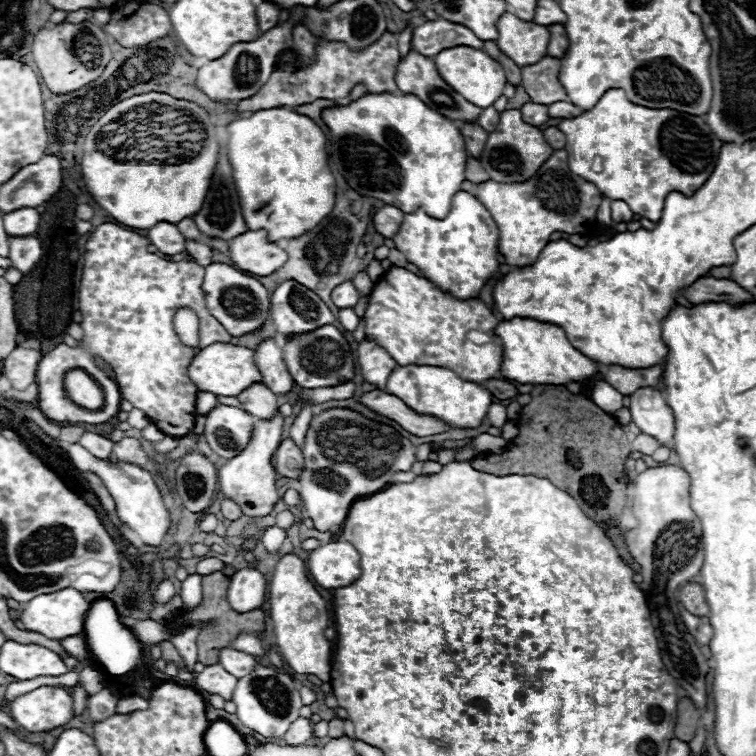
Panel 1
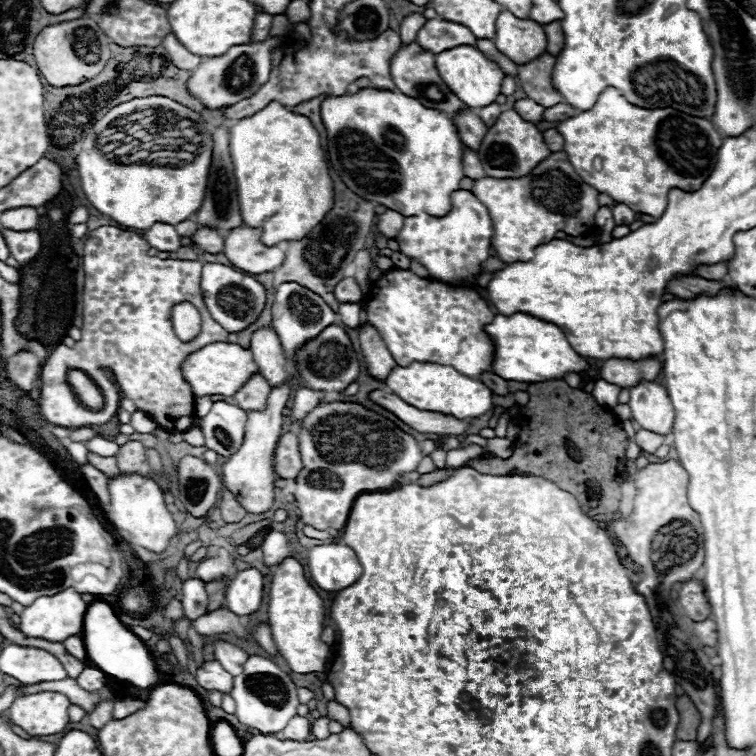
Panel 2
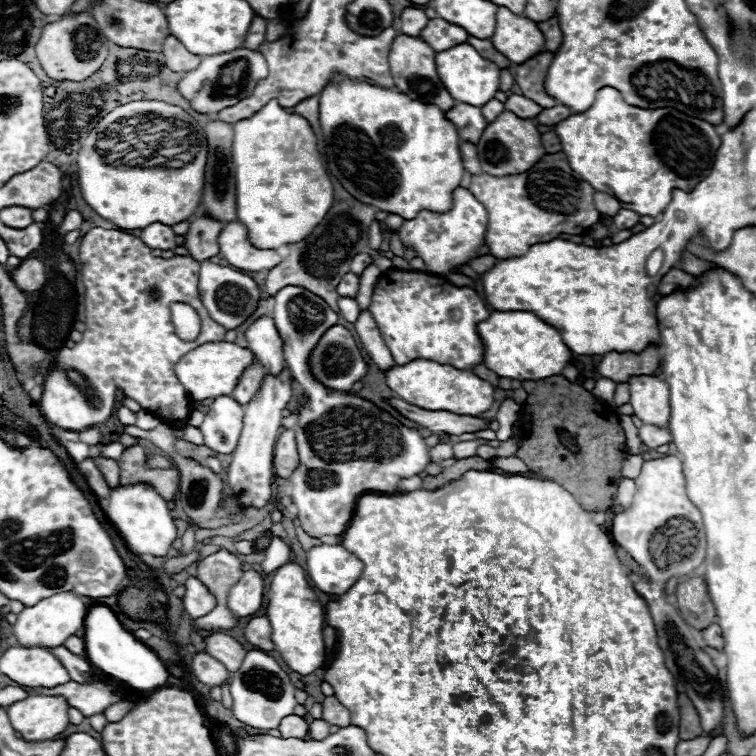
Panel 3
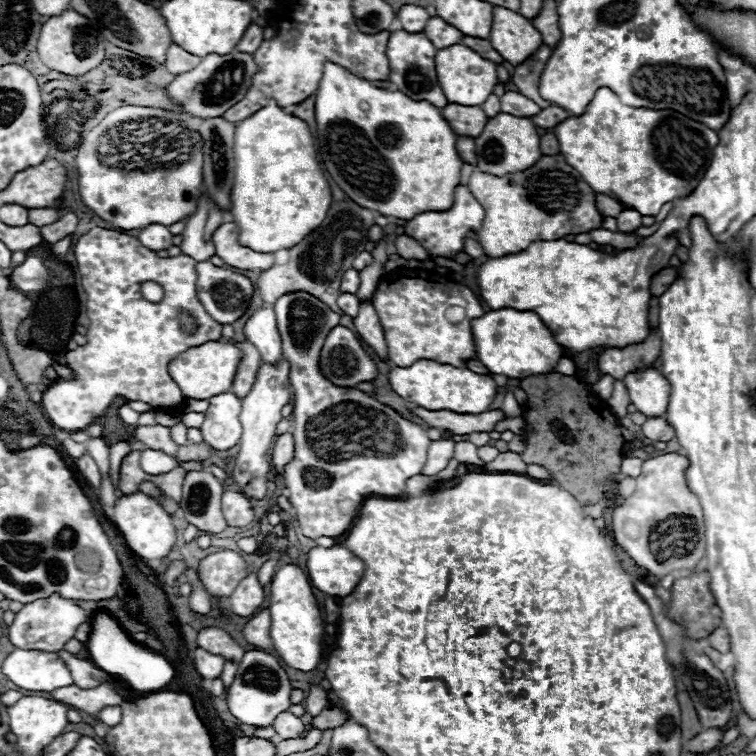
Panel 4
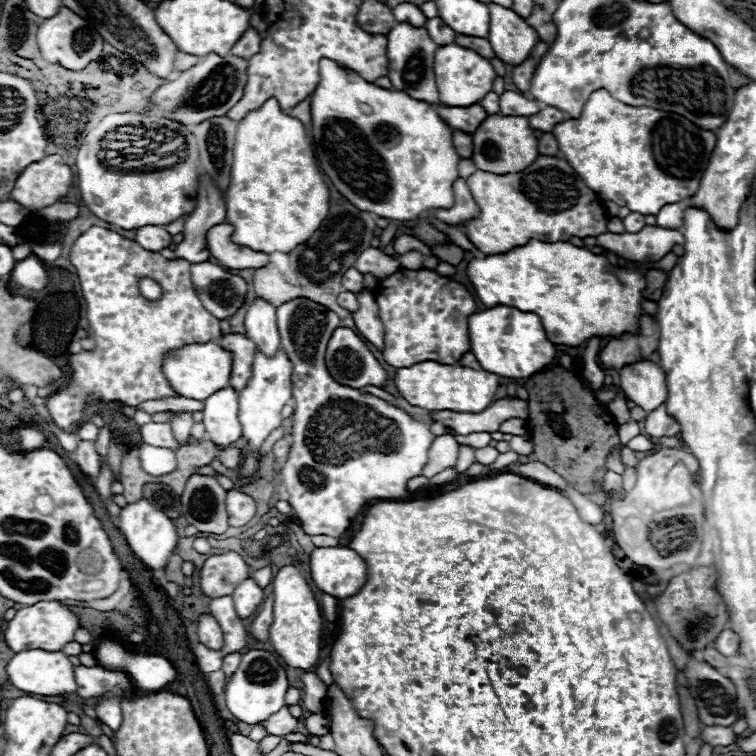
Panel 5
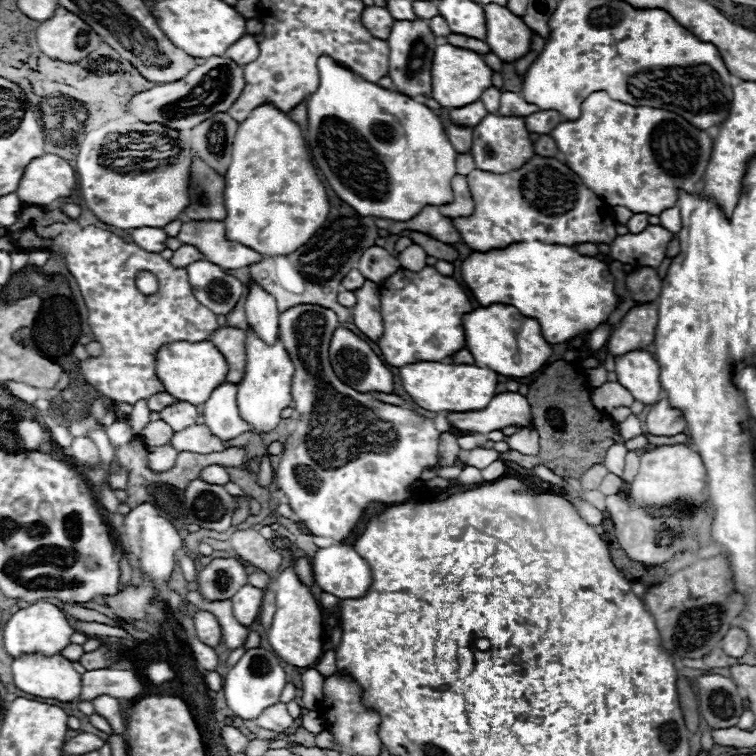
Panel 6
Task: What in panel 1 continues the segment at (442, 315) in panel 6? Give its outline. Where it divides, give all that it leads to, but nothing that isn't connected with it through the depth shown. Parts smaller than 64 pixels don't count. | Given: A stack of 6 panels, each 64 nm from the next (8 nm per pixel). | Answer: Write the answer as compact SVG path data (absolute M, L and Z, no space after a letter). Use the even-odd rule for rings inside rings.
M392 266L374 284L366 308L366 336L374 338L400 366L430 364L454 370L460 378L482 384L486 378L500 378L502 344L492 332L496 316L478 298L458 300L442 292L430 280L420 278L404 268ZM470 330L480 330L492 338L490 344L478 346L466 340Z

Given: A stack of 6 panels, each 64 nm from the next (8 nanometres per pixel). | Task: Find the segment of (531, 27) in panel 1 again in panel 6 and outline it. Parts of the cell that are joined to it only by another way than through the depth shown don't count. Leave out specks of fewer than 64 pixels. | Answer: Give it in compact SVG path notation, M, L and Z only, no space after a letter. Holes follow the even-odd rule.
M484 4L486 14L486 44L492 52L504 60L514 62L530 50L532 30L520 16L514 16L506 6Z

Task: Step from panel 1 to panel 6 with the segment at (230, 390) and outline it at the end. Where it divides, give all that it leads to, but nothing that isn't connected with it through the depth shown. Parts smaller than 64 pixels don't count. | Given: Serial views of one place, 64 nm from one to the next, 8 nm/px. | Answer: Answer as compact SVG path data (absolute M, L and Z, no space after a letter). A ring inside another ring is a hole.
M208 340L170 342L170 344L164 344L156 352L156 376L162 382L164 390L170 396L174 396L178 400L186 400L196 408L202 408L202 404L208 400L210 392L226 380L226 370L228 370L228 366L226 366L224 356Z

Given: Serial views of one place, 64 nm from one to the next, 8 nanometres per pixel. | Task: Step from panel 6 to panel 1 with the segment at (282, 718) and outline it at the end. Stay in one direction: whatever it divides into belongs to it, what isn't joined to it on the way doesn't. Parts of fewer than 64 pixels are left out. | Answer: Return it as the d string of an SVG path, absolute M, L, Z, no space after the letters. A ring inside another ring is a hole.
M298 718L290 724L288 732L284 734L284 742L288 744L306 744L312 738L312 722L308 718Z

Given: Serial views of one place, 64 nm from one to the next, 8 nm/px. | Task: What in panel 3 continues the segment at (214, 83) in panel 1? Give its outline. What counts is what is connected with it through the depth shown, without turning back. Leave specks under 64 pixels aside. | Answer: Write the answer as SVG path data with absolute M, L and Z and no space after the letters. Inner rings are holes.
M236 48L226 54L202 58L198 68L186 72L182 80L176 84L176 88L198 114L216 114L226 106L234 106L242 98L250 96L250 90L254 90L258 78L264 78L266 74L268 74L268 66L262 54L258 54L258 50Z

